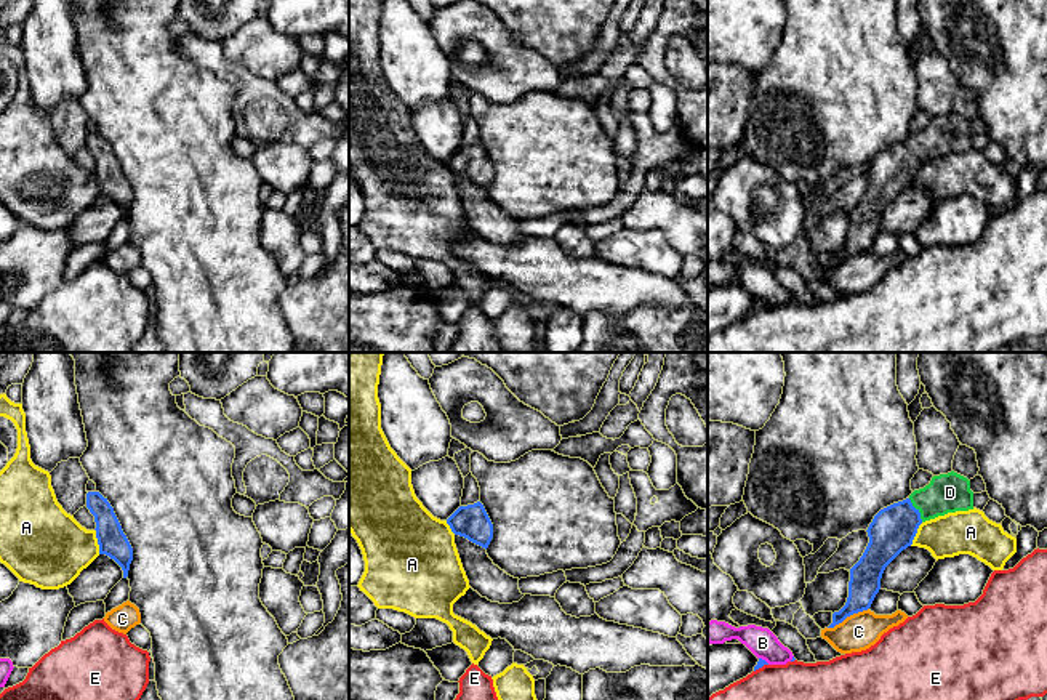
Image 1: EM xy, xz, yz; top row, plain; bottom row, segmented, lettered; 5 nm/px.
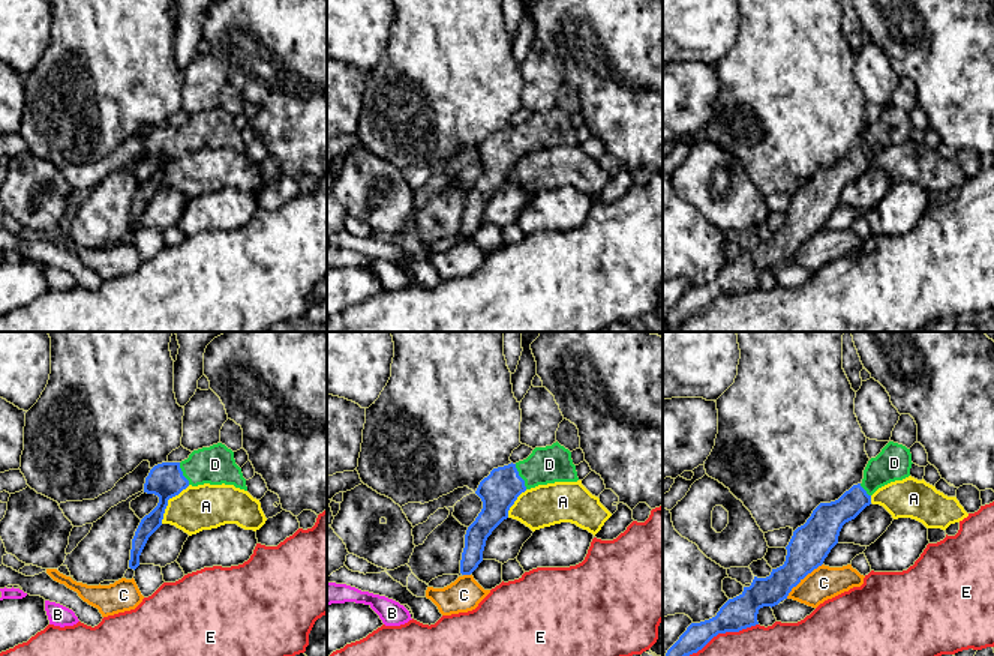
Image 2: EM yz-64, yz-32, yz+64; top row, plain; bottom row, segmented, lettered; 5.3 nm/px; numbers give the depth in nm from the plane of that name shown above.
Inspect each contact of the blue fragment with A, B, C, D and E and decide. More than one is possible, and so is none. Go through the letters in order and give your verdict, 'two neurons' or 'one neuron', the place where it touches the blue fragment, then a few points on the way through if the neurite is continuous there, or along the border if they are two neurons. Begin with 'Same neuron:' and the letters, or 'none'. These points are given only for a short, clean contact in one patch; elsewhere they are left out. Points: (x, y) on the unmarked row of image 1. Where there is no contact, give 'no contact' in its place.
Same neuron: D
A: two neurons | xy (98, 183) | along xy (95, 170), (100, 194)
B: two neurons | yz (764, 301) | along yz (759, 298), (769, 305)
C: two neurons | yz (847, 257)
D: one neuron | yz (916, 151) | across yz (894, 168), (916, 151), (950, 133)
E: two neurons | yz (761, 308)

